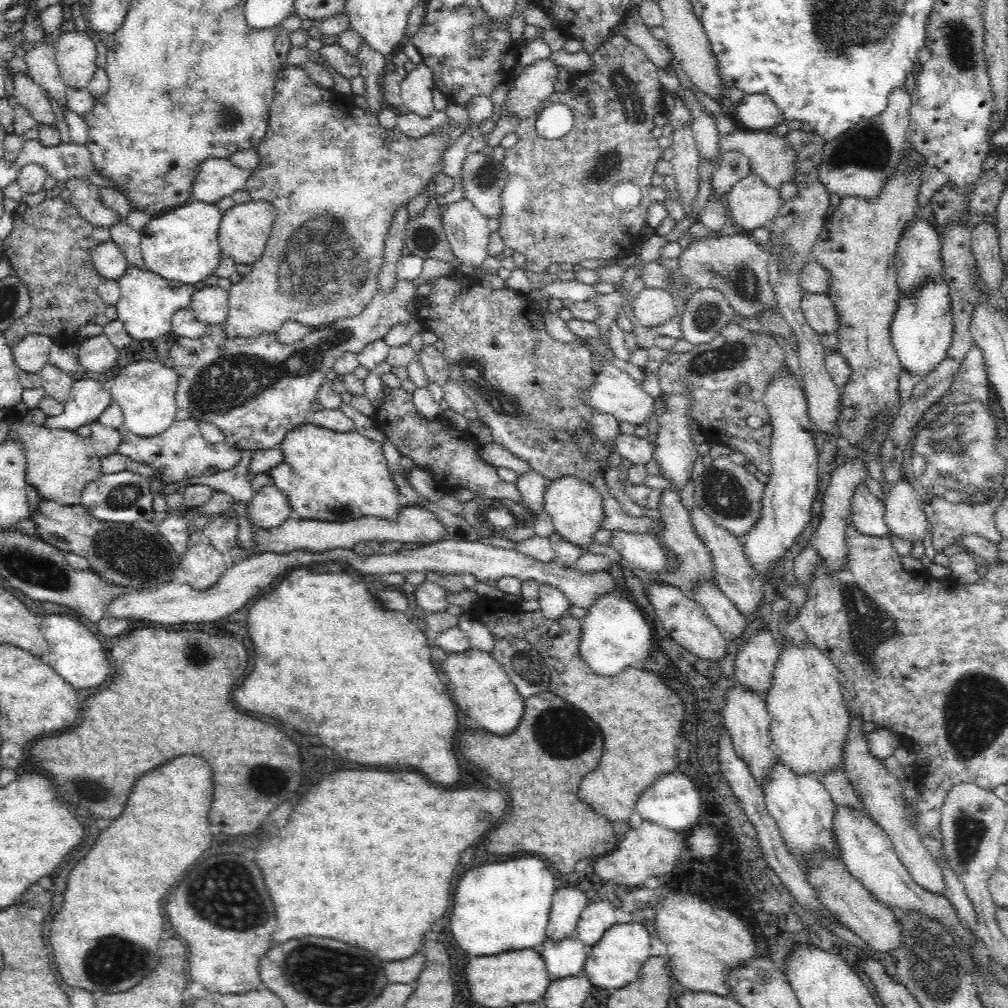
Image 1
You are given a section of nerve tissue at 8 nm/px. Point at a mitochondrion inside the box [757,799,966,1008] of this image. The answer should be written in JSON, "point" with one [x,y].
{"point":[934,969]}

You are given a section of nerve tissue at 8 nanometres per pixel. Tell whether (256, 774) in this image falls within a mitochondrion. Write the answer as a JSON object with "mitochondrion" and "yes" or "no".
{"mitochondrion":"yes"}

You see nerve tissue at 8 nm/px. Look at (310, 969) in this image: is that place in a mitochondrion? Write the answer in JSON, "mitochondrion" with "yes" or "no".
{"mitochondrion":"yes"}

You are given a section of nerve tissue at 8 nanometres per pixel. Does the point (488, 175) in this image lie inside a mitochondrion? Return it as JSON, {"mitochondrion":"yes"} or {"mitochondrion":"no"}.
{"mitochondrion":"yes"}

